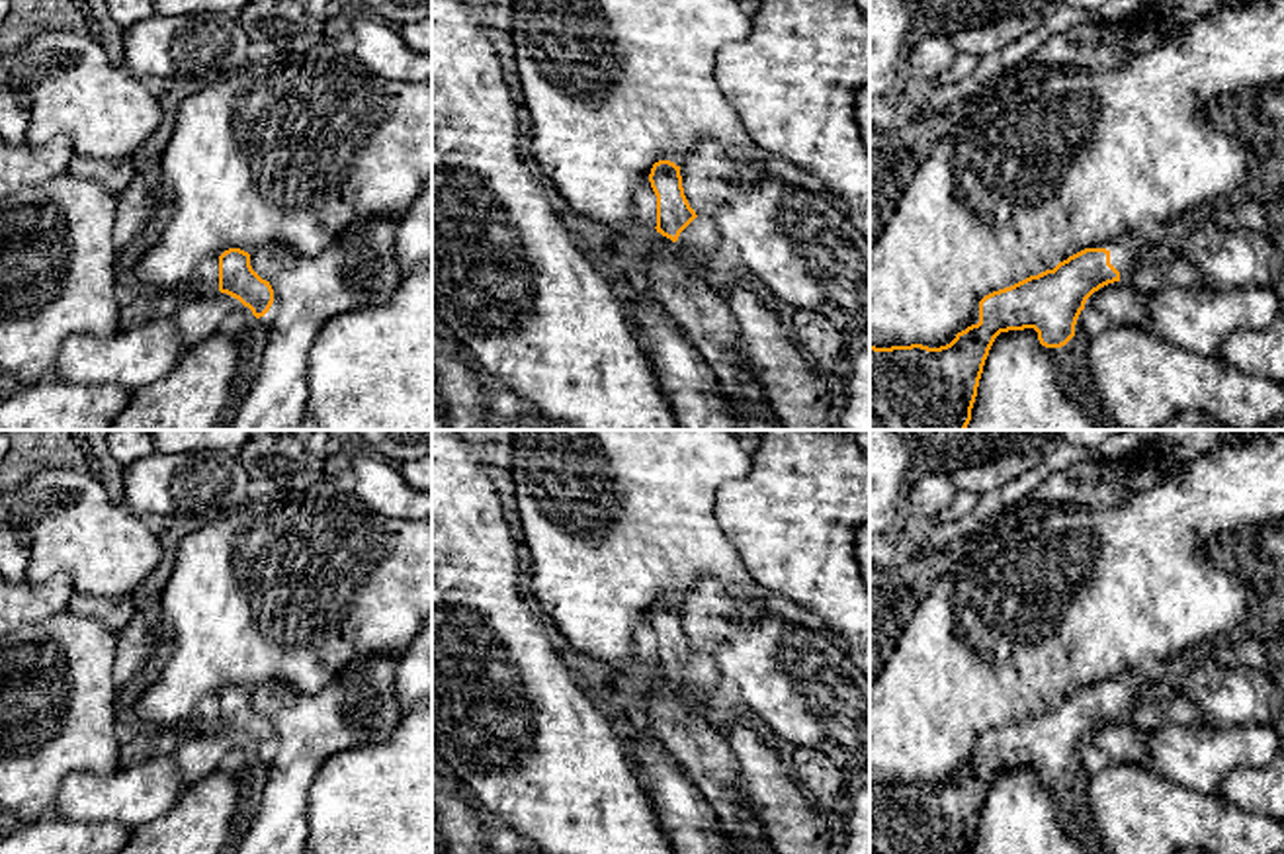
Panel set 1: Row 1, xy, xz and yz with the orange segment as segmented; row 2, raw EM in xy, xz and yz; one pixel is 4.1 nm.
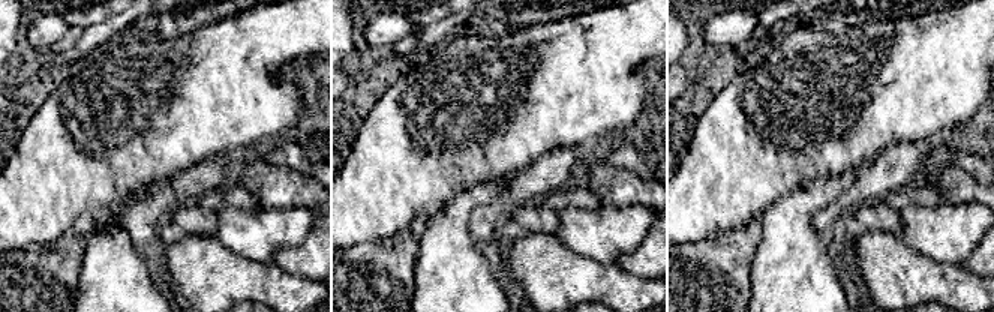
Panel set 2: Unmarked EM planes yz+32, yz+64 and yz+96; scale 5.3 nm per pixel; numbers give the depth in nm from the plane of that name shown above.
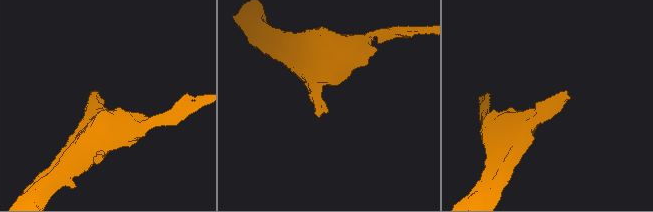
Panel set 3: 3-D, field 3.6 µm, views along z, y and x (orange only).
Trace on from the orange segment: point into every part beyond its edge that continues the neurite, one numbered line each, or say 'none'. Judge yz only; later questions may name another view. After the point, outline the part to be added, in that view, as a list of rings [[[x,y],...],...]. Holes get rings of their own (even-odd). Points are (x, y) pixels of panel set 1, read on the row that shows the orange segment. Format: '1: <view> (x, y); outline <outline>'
1: yz (1157, 243); outline [[[1167,225],[1161,231],[1139,233],[1122,240],[1116,248],[1118,254],[1110,260],[1110,264],[1122,274],[1135,268],[1132,262],[1143,254],[1151,254],[1153,258],[1171,254],[1171,246],[1180,233],[1180,225]]]

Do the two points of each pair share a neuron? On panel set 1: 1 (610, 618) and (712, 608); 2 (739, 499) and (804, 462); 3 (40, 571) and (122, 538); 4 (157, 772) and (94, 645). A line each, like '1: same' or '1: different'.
1: different
2: same
3: same
4: different

